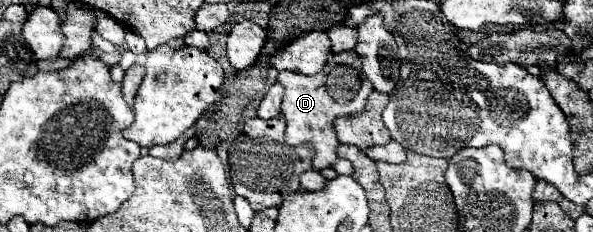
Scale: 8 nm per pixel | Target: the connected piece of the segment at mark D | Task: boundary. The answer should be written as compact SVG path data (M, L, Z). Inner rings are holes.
M355 52L331 54L323 70L315 76L303 76L299 72L283 70L279 72L277 80L285 88L285 96L281 104L281 112L287 120L285 140L293 146L311 142L315 146L315 158L313 158L315 170L331 166L337 160L337 146L339 146L337 134L333 130L333 120L337 116L349 116L361 112L365 108L369 94L373 92L371 82L367 80L367 76L363 76L359 56Z

